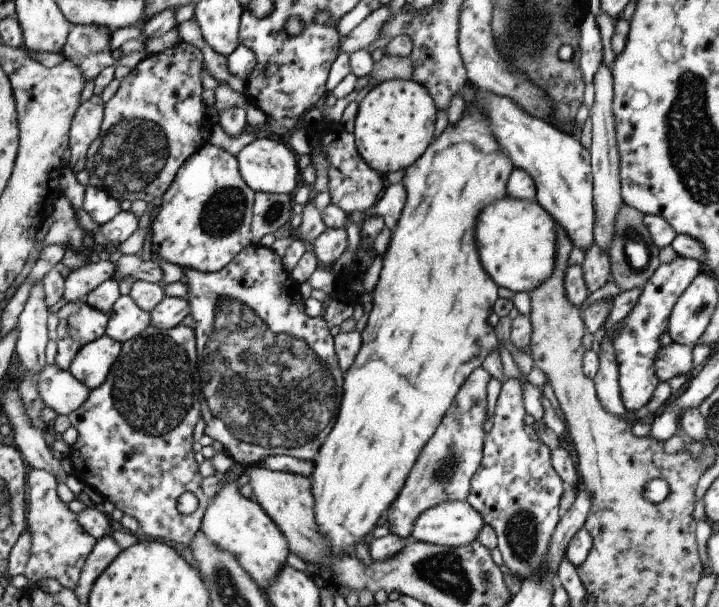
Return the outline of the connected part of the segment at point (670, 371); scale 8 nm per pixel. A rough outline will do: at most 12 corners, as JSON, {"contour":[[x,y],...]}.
{"contour":[[673,342],[656,353],[660,381],[689,375],[693,347]]}

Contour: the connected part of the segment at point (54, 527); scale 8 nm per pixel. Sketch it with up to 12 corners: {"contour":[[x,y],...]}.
{"contour":[[27,475],[31,549],[24,576],[75,590],[96,539],[59,499]]}

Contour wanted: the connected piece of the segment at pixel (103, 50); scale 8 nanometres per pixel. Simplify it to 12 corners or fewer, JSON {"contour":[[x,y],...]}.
{"contour":[[75,25],[61,53],[79,67],[85,83],[116,64],[114,30]]}

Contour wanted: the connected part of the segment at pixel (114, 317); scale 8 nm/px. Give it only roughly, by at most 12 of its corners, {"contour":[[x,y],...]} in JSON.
{"contour":[[121,295],[105,334],[121,343],[151,325],[150,313]]}

